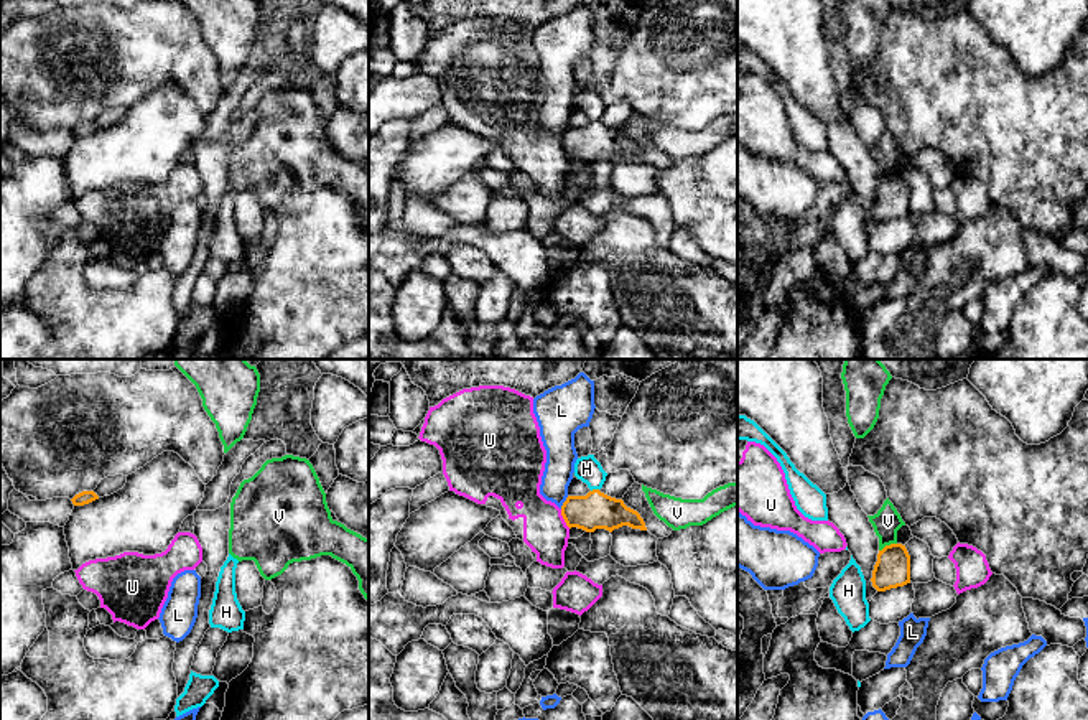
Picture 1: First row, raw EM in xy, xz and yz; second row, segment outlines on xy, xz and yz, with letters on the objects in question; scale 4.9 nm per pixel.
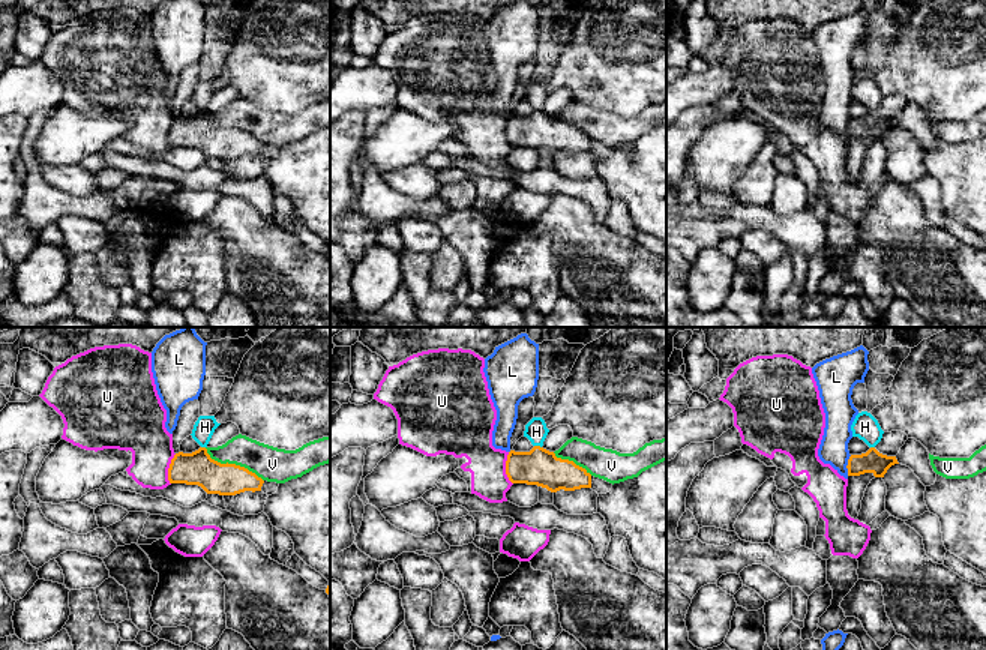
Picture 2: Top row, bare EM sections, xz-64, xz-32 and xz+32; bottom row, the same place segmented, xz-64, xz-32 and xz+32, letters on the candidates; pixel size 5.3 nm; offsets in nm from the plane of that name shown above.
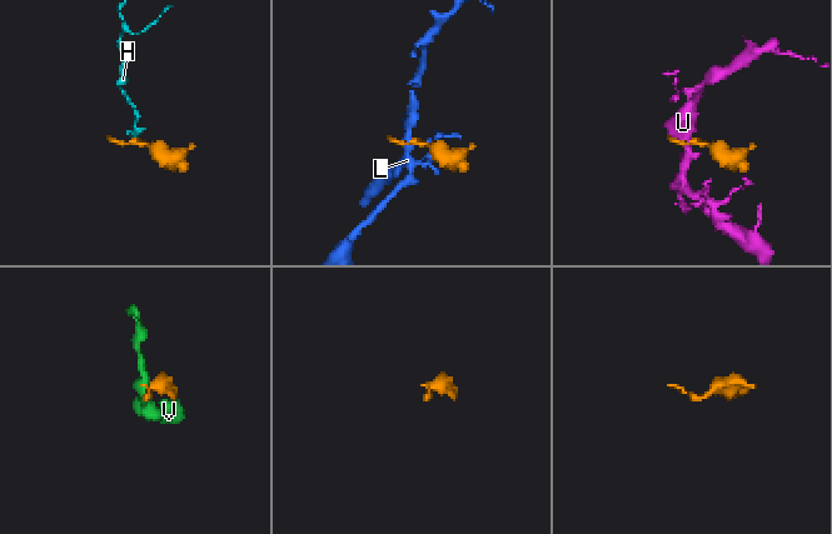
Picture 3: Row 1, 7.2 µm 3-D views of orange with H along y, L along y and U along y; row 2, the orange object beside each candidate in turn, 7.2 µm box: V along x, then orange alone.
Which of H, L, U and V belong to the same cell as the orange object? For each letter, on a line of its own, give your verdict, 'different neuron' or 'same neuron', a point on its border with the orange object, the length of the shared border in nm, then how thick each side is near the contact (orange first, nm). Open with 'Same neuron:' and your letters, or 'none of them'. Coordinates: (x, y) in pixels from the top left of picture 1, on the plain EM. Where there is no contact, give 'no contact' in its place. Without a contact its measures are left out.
Same neuron: none of them
H: different neuron; contact xz (595, 121); length 40 nm; calibres 180 and 130 nm
L: different neuron; contact xz (563, 134); length 80 nm; calibres 180 and 150 nm
U: different neuron; contact xz (565, 150); length 110 nm; calibres 180 and 220 nm
V: different neuron; contact yz (888, 177); length 100 nm; calibres 180 and 140 nm

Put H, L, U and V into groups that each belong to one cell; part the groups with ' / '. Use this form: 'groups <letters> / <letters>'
groups H / L / U / V

